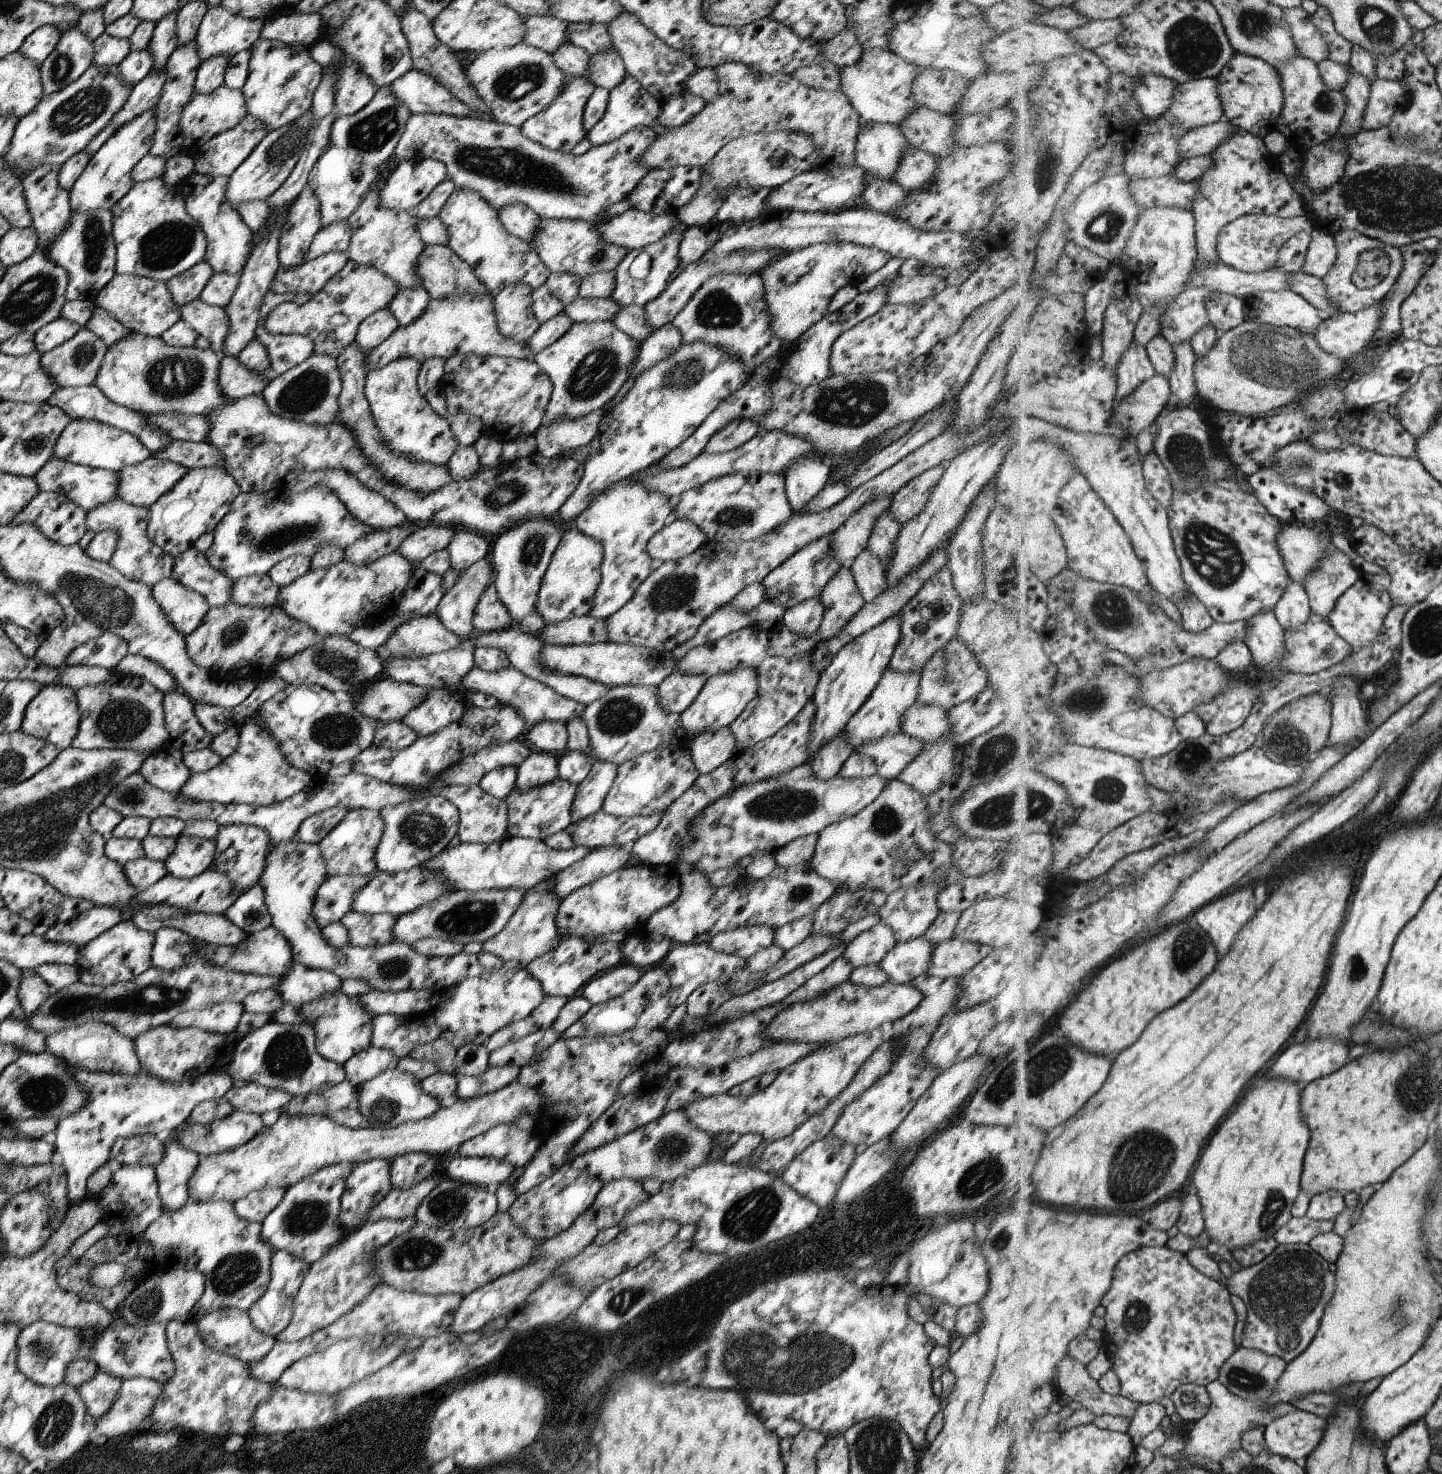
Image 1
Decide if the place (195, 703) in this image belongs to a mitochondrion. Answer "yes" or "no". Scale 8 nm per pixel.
no

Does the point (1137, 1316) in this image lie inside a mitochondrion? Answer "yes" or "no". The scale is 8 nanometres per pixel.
yes

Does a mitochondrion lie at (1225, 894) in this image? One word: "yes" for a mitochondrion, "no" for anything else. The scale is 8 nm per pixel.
no

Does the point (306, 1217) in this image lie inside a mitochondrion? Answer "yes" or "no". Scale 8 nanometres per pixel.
yes

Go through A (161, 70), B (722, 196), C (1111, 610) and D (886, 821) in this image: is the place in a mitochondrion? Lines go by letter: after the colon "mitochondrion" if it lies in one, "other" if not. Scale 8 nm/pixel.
A: other
B: other
C: mitochondrion
D: mitochondrion

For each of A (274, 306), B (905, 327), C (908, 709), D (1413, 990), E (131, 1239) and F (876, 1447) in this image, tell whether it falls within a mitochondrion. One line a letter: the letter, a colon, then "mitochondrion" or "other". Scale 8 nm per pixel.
A: other
B: other
C: other
D: other
E: other
F: mitochondrion

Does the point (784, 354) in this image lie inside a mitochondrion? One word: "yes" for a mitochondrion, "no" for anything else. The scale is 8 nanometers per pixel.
no

